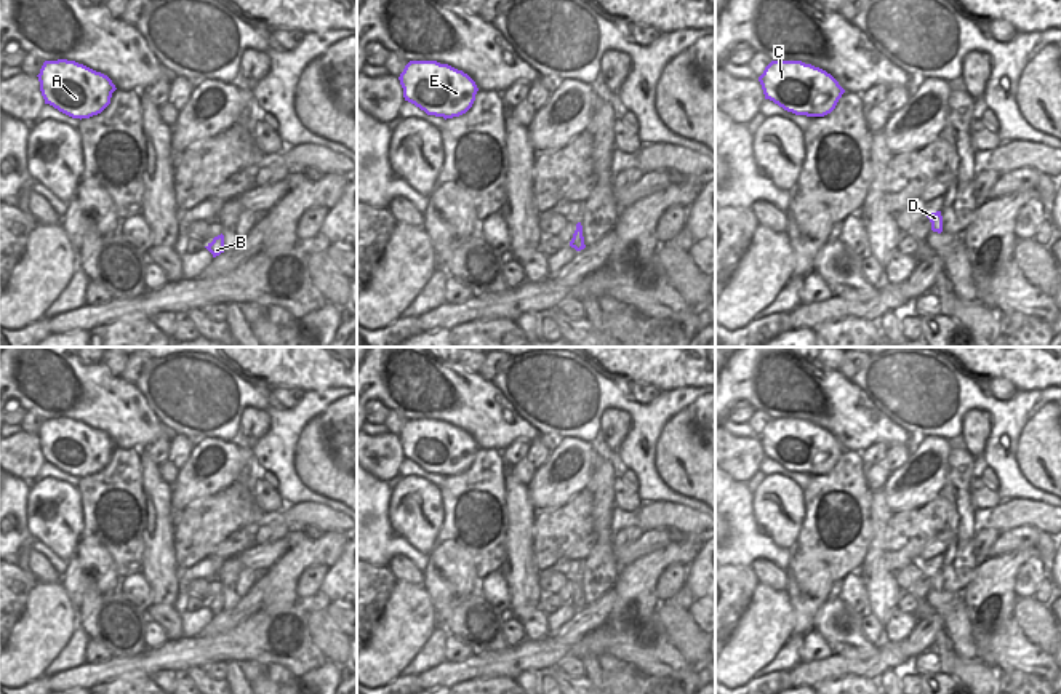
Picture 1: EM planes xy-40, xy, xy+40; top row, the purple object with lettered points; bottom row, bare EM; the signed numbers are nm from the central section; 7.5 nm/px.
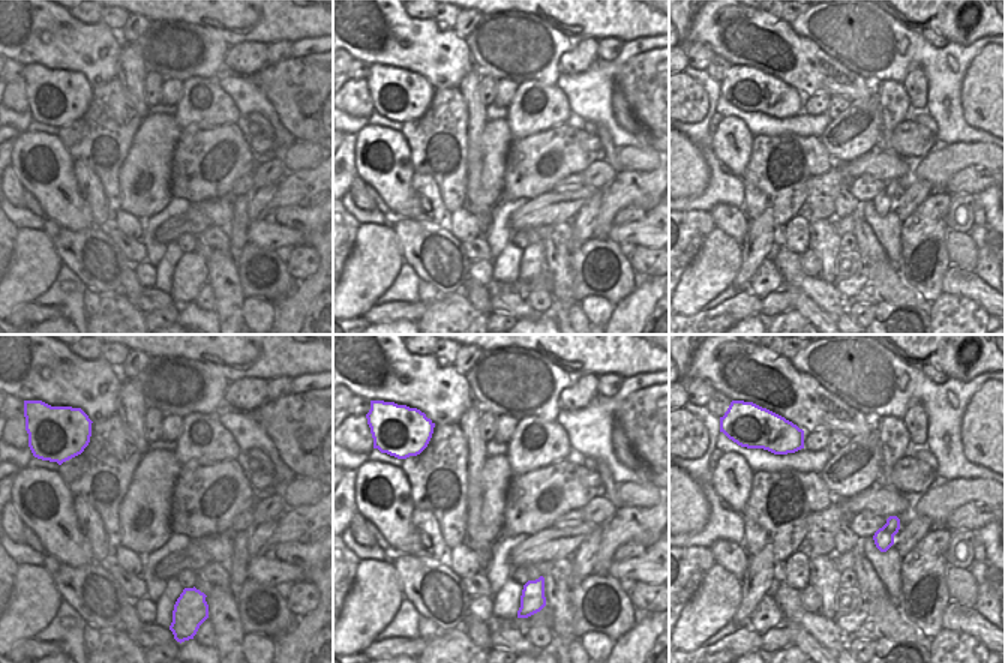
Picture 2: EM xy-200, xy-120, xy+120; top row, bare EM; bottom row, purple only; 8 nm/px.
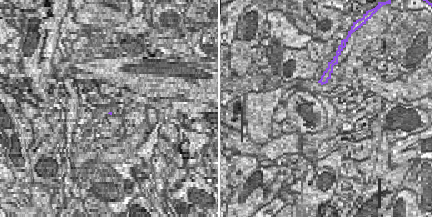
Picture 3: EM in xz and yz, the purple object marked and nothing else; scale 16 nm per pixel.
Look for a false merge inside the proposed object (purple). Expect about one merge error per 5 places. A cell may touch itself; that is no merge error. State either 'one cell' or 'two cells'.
one cell

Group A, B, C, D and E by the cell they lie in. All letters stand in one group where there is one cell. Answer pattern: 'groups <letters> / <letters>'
groups A B C D E

